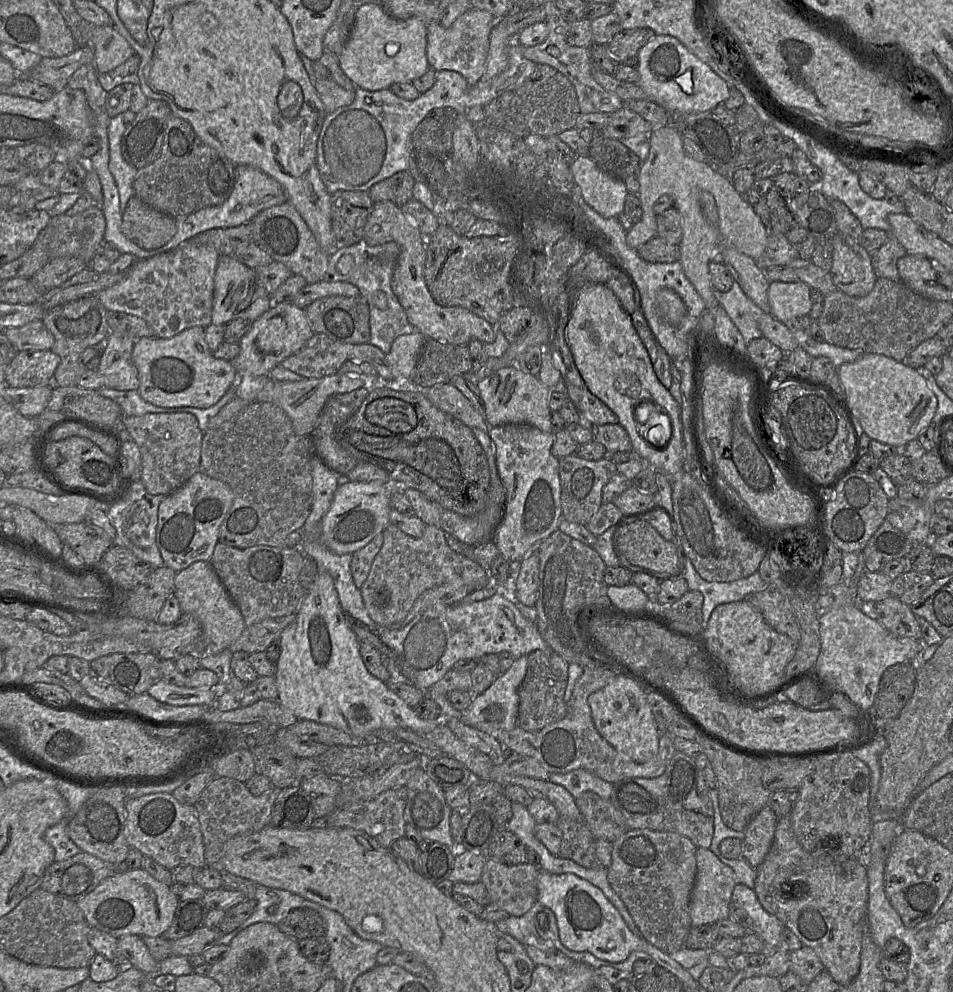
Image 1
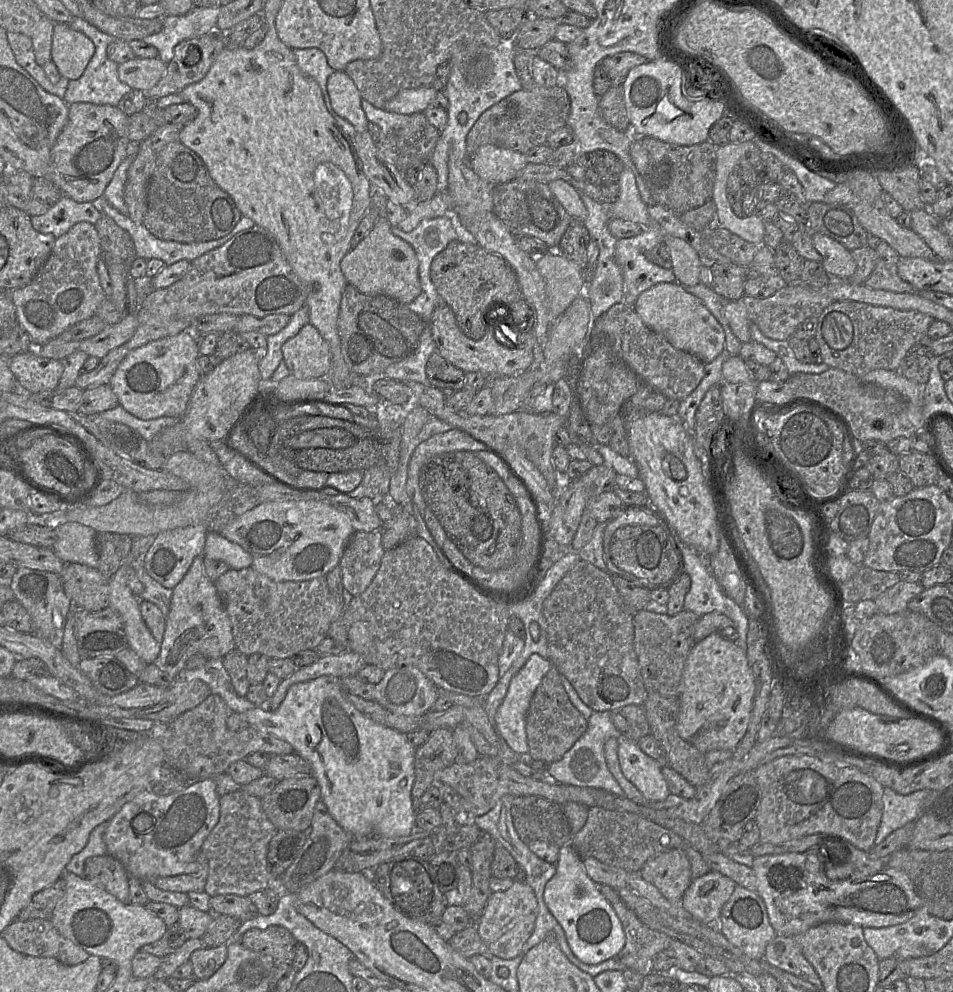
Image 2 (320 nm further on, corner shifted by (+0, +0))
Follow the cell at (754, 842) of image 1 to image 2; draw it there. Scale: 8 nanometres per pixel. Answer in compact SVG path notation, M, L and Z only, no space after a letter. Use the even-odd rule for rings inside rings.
M817 852L766 854L754 857L757 893L763 899L777 935L794 937L827 922L884 928L903 924L922 907L914 885L902 870L886 867L869 876L832 880L825 874Z

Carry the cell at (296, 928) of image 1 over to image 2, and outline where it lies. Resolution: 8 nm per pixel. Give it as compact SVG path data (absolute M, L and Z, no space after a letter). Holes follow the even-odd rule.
M272 925L266 929L249 929L240 943L249 950L271 957L278 966L292 965L297 941L286 928Z

